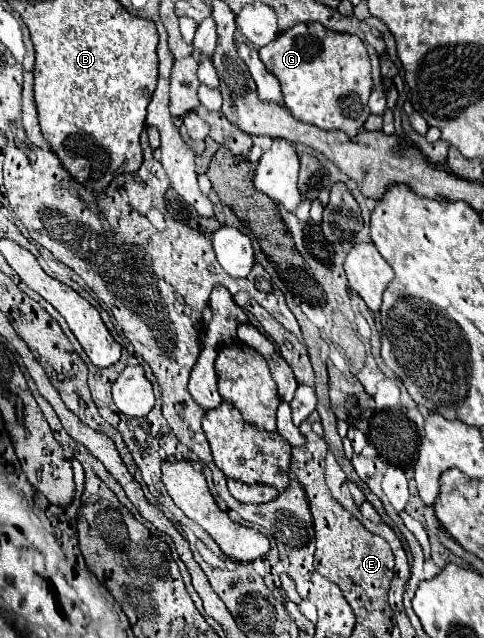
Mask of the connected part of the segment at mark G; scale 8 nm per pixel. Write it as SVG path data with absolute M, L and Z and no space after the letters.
M298 23L292 29L280 33L272 43L260 49L260 61L266 69L276 75L282 85L282 95L288 105L288 111L306 123L312 123L320 129L338 129L344 131L348 137L354 137L364 121L370 115L368 97L372 91L372 77L370 77L370 59L366 53L364 43L360 37L350 33L334 33L324 29L320 23Z

